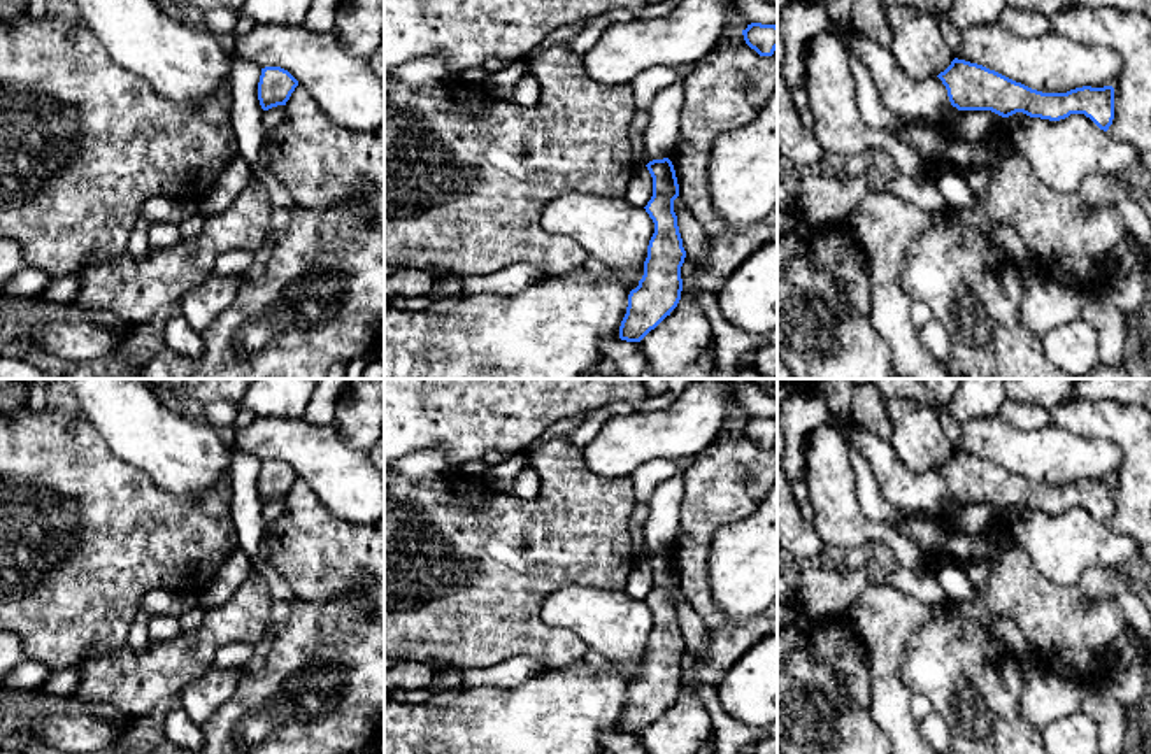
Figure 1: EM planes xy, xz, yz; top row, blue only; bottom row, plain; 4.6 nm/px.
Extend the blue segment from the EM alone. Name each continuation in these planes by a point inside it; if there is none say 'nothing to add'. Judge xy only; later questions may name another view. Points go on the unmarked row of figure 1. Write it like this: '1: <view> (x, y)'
nothing to add

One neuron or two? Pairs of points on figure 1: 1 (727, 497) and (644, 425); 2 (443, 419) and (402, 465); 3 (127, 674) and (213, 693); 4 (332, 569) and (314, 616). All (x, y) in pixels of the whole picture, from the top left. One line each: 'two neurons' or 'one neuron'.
1: two neurons
2: two neurons
3: two neurons
4: two neurons

